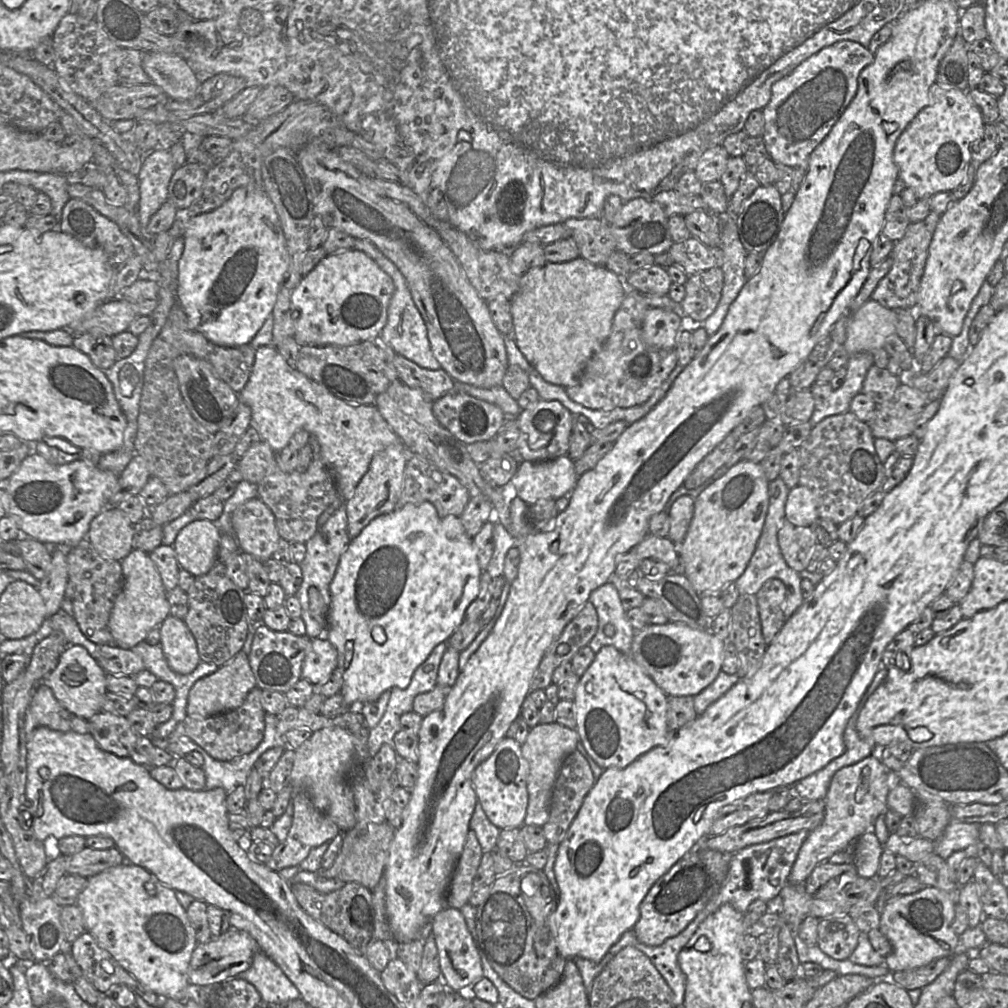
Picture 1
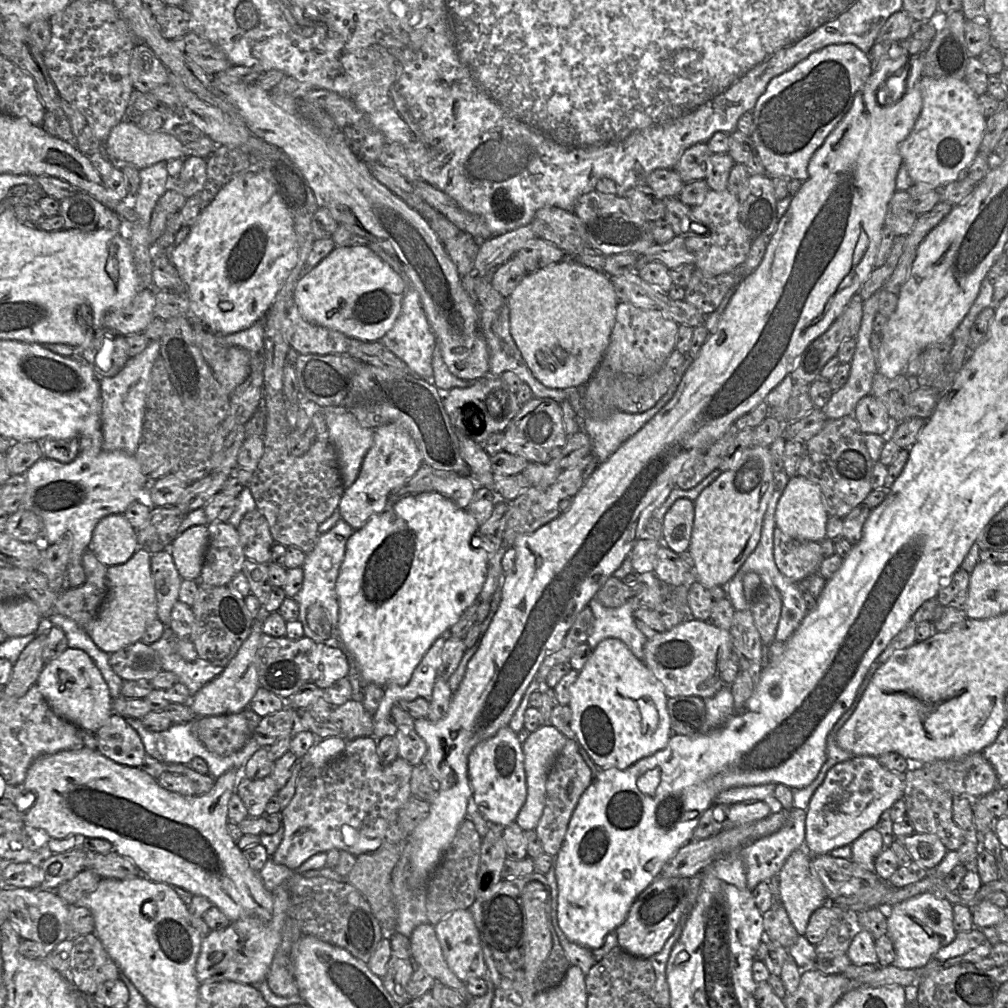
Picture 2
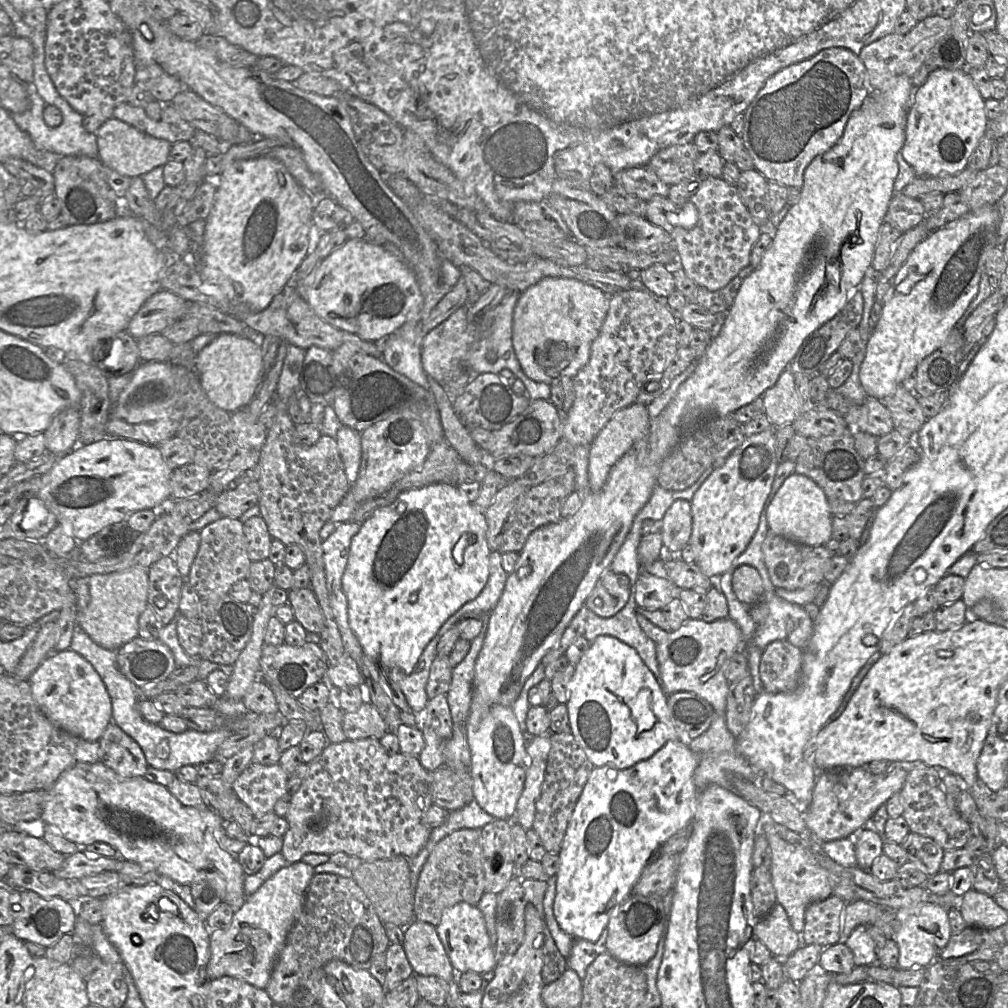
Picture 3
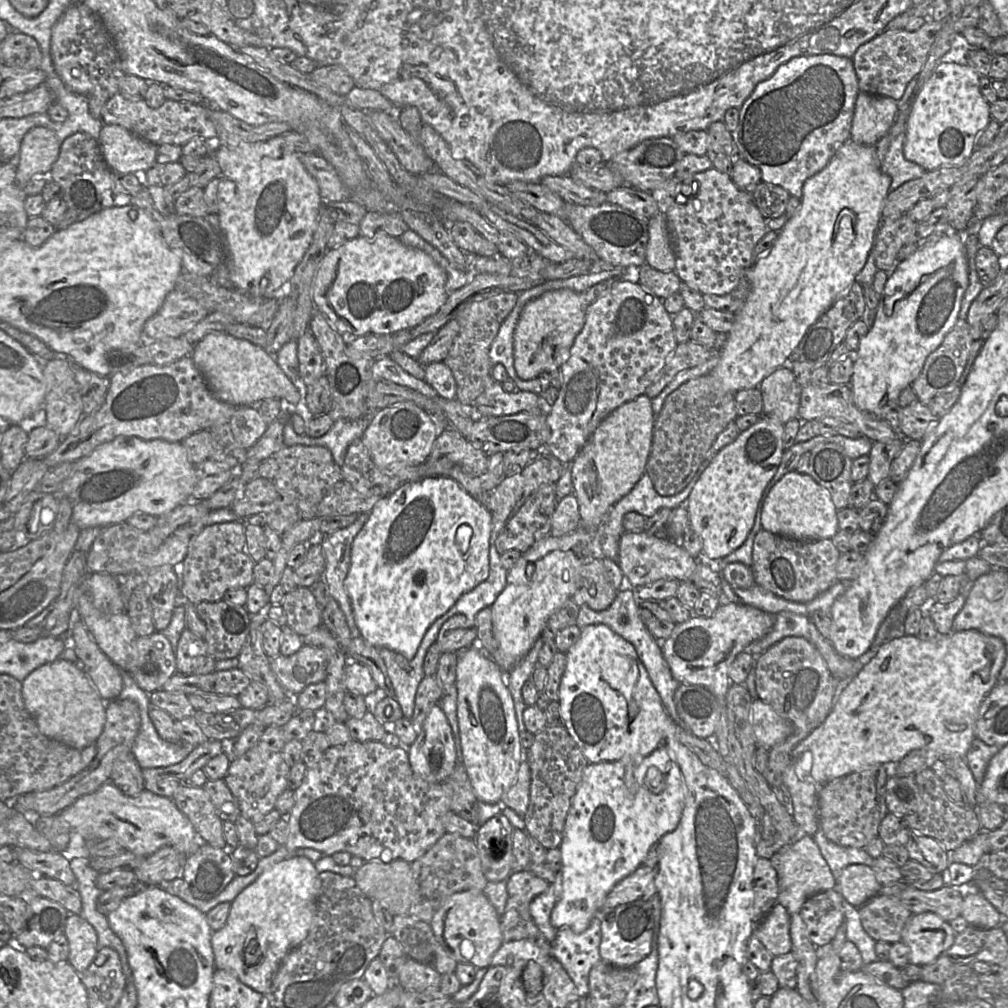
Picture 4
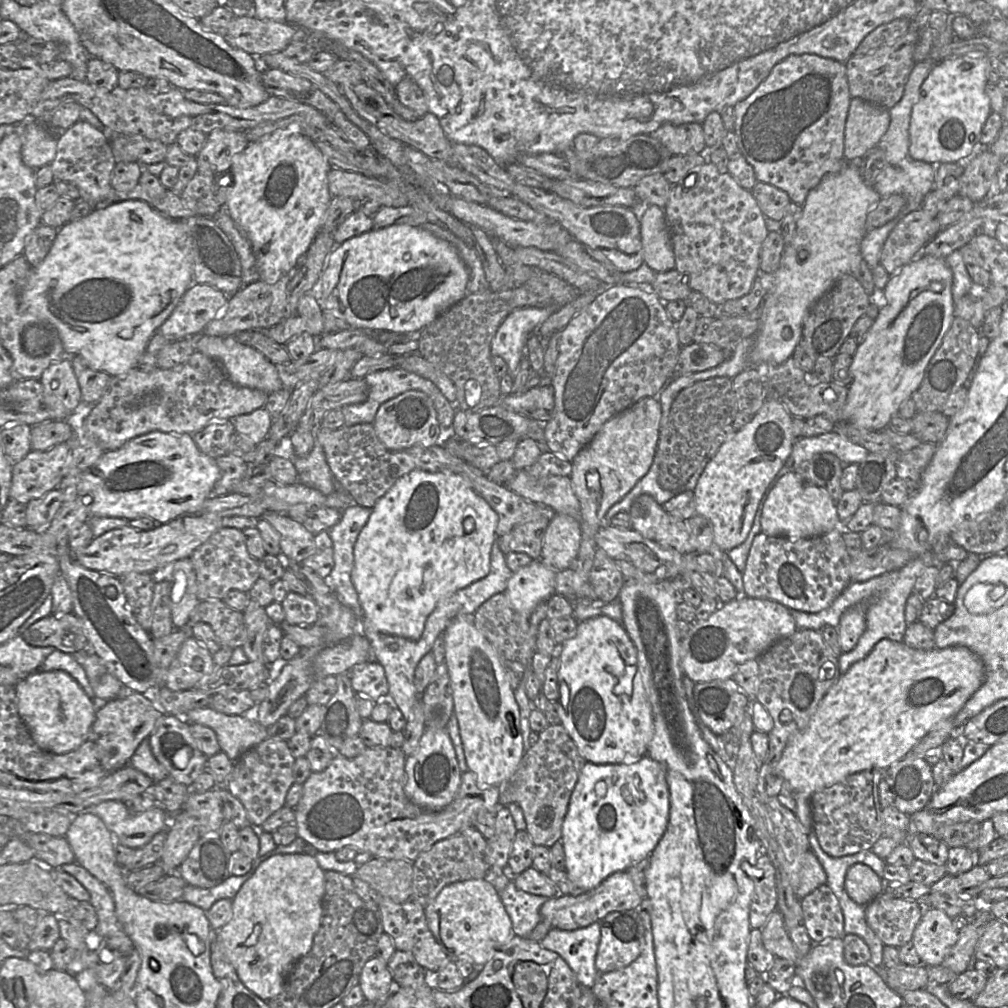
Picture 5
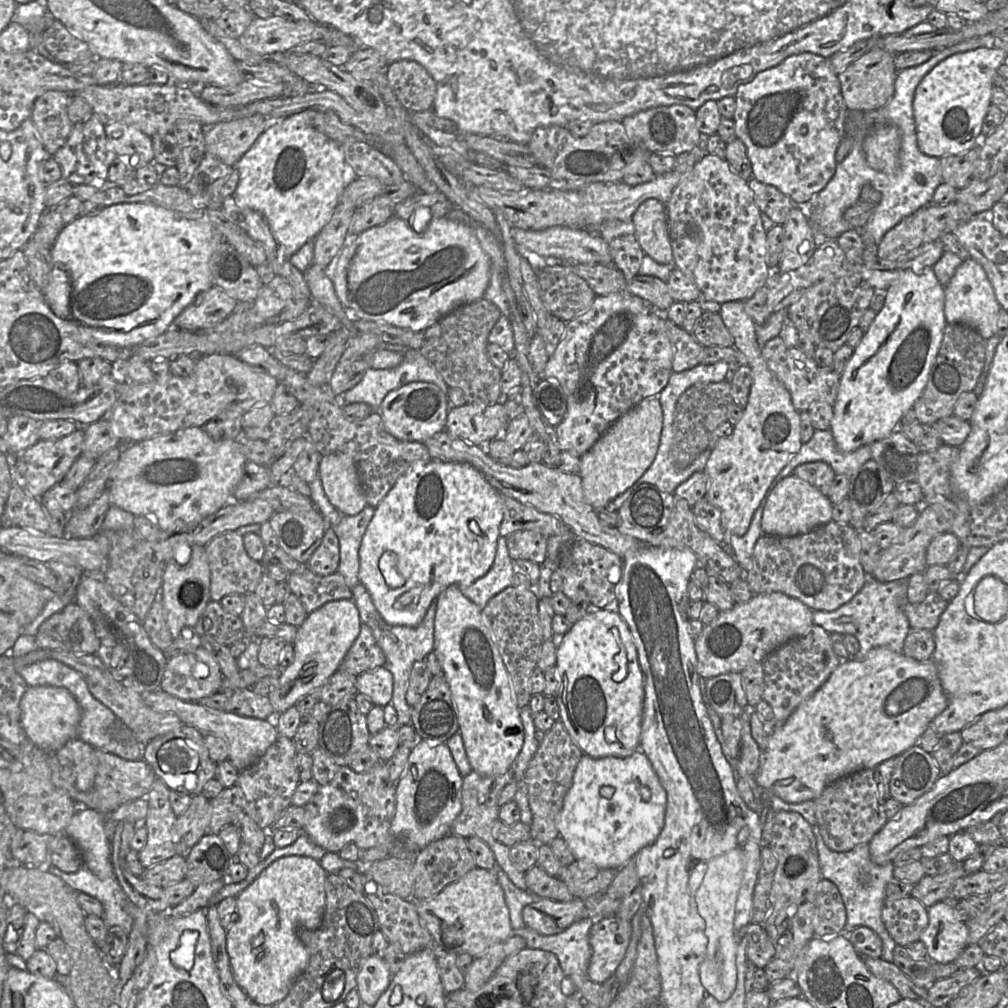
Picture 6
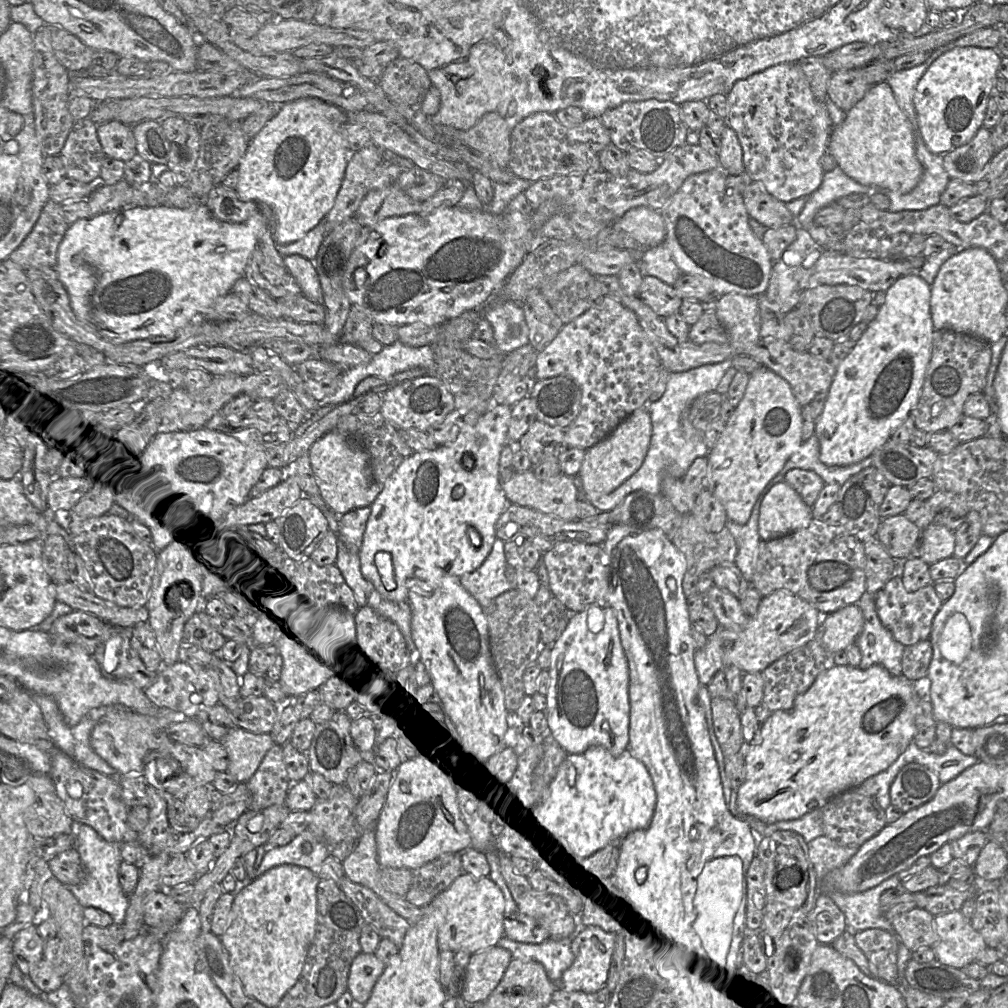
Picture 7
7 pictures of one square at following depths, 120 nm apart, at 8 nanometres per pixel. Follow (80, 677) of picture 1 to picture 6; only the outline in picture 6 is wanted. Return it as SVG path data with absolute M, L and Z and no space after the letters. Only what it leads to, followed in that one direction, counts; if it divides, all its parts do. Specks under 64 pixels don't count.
M27 687L20 702L20 709L20 723L26 736L36 747L48 753L55 753L77 736L81 709L73 695L63 687Z

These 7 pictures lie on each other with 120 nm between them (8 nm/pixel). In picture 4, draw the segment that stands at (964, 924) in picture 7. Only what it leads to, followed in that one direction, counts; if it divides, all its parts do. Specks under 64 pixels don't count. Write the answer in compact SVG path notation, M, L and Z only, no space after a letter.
M933 912L912 915L902 930L901 942L910 949L909 963L924 966L935 962L954 943L956 932Z

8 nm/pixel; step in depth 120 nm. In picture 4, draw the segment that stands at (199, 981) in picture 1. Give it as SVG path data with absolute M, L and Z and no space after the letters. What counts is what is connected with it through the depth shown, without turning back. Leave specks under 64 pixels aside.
M290 856L262 872L231 903L223 928L212 932L215 968L233 973L242 983L265 995L283 958L307 937L316 913L320 889L319 873L314 863L304 856Z

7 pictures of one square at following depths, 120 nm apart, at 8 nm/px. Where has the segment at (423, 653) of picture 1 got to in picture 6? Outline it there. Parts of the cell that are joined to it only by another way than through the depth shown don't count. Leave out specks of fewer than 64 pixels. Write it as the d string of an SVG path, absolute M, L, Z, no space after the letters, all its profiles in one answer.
M417 460L374 508L359 547L359 581L389 625L419 625L437 596L451 585L469 586L491 568L503 518L501 494L469 463Z

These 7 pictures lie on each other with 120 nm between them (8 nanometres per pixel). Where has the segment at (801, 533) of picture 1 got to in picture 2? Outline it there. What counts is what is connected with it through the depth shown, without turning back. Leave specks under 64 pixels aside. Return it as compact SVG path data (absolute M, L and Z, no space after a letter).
M774 529L773 554L780 572L789 580L799 582L819 573L823 556L819 542L797 540Z

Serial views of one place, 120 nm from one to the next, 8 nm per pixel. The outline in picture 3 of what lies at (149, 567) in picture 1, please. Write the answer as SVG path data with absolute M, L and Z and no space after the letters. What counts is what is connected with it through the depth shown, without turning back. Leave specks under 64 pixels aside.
M142 566L131 567L122 571L109 574L96 574L88 577L90 602L88 606L77 611L76 625L101 647L117 651L130 640L138 637L138 620L140 614L148 606L148 569Z

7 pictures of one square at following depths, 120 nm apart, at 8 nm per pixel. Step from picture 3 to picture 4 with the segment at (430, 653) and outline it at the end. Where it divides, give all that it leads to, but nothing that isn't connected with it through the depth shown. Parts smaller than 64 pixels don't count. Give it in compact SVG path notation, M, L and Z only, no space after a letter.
M444 615L429 627L413 659L409 660L402 654L385 647L379 648L379 654L385 662L393 686L393 697L400 704L403 715L407 719L413 716L417 689L426 676L423 664L427 651L436 642L441 627L449 619Z

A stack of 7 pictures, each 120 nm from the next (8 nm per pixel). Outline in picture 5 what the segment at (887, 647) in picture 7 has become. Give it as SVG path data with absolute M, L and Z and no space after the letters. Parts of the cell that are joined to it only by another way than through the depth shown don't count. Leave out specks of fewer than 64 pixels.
M932 552L925 553L899 570L885 573L864 582L852 581L829 607L819 612L813 613L791 610L796 626L798 629L813 629L819 631L826 625L837 628L840 623L840 618L846 610L858 605L863 607L866 620L864 633L850 652L843 652L838 656L839 669L842 675L847 672L853 664L864 659L880 640L904 641L904 634L908 627L905 620L907 599L910 594L914 592L917 579L933 564L936 564L935 555L933 555Z

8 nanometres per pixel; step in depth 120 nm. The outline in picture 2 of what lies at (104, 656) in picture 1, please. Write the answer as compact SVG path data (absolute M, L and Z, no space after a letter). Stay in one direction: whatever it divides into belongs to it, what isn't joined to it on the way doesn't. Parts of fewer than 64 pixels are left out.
M143 641L135 642L110 654L109 663L123 681L151 681L163 671L160 655Z

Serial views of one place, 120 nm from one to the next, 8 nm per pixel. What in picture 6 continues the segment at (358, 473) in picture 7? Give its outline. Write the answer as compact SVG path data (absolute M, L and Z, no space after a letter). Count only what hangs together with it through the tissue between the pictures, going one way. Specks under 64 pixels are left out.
M321 456L318 477L328 500L342 516L357 515L368 505L358 471L349 456Z

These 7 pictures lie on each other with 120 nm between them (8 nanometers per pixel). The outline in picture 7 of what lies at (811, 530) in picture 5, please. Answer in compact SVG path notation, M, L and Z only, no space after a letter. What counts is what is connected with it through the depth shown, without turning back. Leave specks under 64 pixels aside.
M782 481L774 485L761 502L758 534L761 541L770 541L807 528L812 520L812 507L805 504L794 489Z

